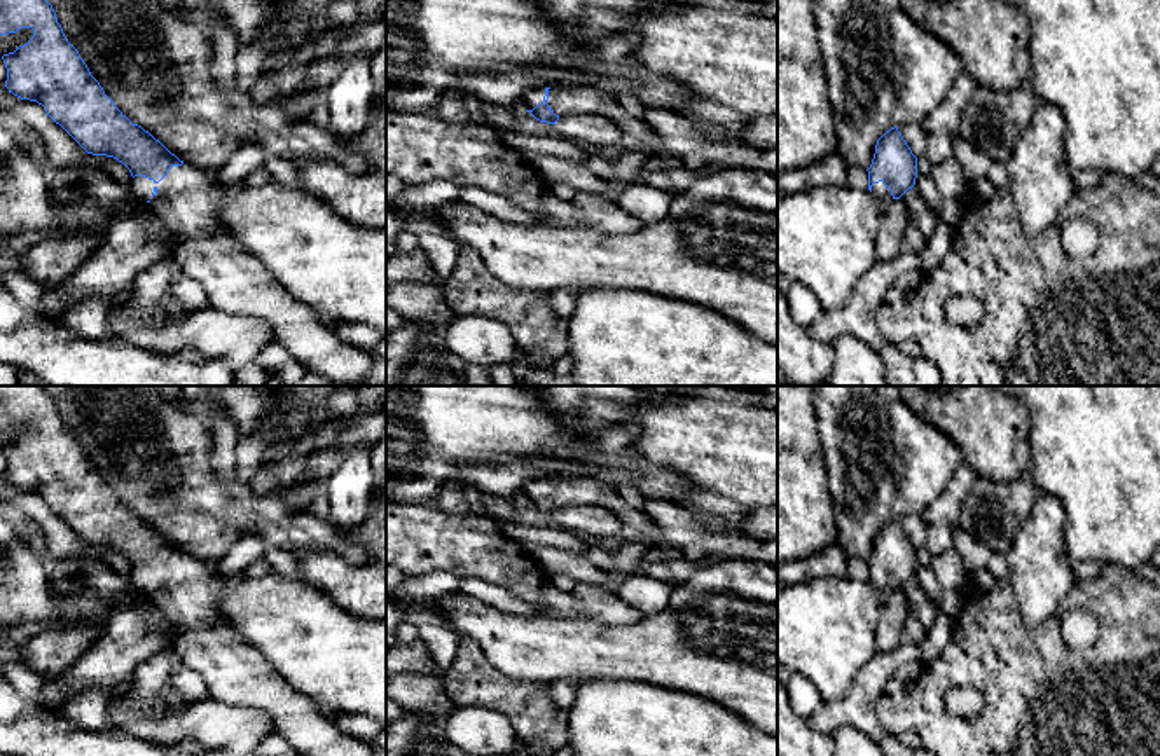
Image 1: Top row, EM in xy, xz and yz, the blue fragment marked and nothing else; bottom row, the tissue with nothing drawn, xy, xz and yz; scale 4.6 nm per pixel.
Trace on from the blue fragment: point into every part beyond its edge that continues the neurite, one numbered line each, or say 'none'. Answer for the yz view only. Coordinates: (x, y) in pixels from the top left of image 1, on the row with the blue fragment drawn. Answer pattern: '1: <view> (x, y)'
1: yz (883, 198)

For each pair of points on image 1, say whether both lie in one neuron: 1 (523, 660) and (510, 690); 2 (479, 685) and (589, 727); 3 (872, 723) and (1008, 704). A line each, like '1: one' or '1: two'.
1: two
2: two
3: two

